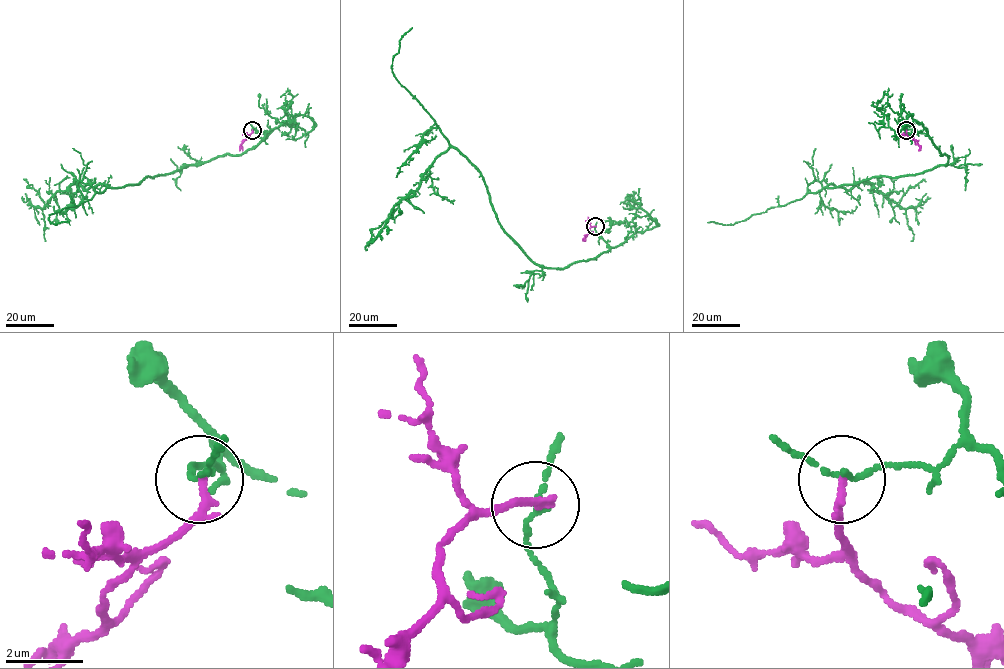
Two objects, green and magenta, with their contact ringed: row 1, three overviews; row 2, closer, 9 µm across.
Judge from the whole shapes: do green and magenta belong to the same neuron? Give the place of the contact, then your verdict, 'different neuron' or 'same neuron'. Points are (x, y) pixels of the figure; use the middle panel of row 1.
(595, 226) | different neuron

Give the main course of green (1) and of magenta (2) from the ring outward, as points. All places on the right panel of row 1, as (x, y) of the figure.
1: (906, 130), (925, 134), (948, 162), (918, 173), (824, 187), (732, 224), (707, 222)
2: (906, 130), (906, 134), (918, 145), (918, 150)

